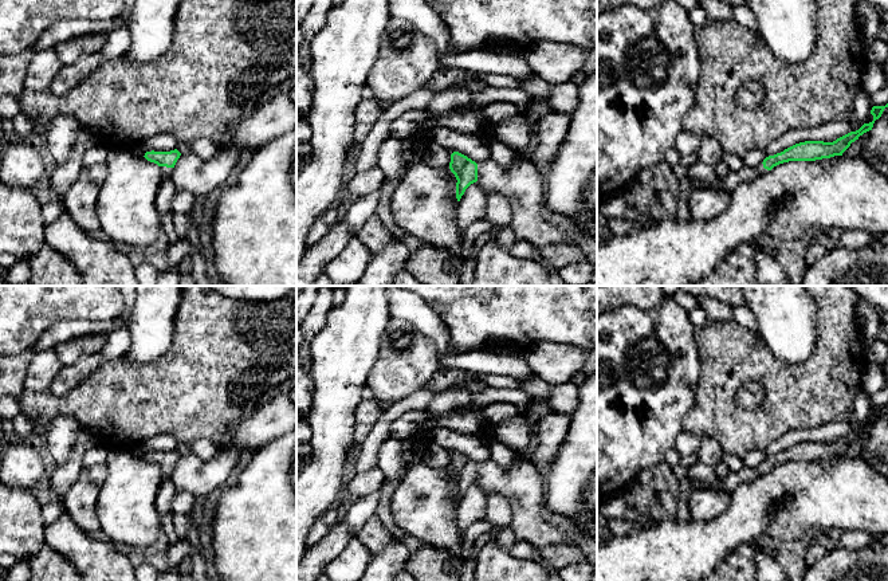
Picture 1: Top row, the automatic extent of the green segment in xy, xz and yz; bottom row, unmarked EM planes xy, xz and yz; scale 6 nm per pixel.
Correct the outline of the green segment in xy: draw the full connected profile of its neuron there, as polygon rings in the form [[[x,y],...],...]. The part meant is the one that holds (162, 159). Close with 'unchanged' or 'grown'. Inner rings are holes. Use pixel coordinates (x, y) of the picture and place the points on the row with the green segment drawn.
[[[174,149],[170,152],[146,152],[144,157],[161,168],[162,177],[170,177],[180,156],[181,153]]] | grown

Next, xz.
[[[453,152],[451,154],[449,169],[455,174],[456,182],[456,199],[460,201],[465,189],[478,181],[478,164],[467,156]]] | unchanged

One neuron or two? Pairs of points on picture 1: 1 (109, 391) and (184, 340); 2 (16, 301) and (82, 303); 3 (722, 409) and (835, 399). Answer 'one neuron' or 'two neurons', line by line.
1: one neuron
2: one neuron
3: one neuron

